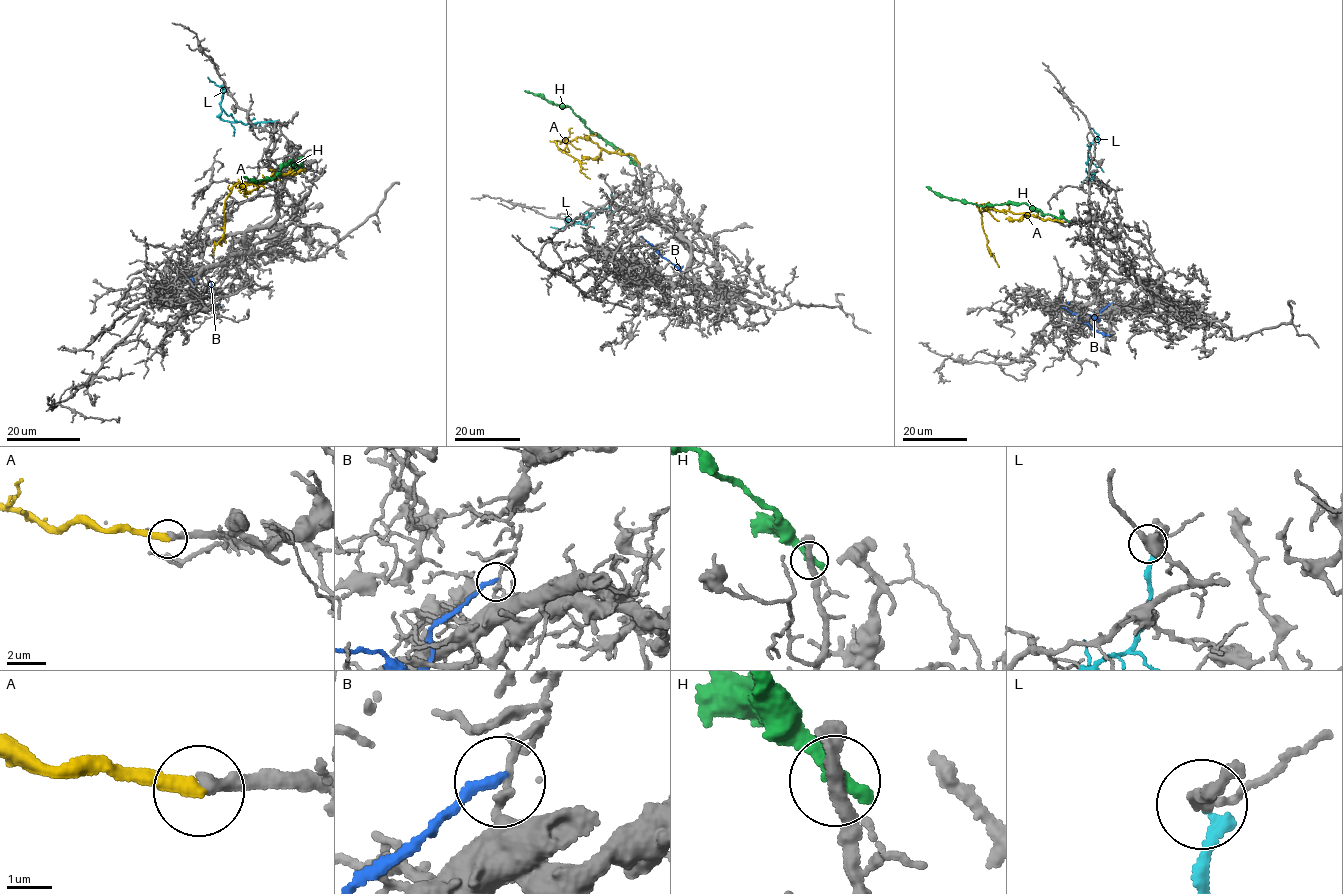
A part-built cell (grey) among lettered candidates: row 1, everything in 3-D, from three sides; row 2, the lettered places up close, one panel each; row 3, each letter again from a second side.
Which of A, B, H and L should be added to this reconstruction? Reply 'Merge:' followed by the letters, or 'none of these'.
Merge: A

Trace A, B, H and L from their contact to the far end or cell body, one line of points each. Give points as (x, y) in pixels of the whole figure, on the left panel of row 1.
A: (303, 169), (259, 182), (233, 185), (225, 202), (223, 236), (214, 244), (213, 256)
B: (190, 275), (196, 296), (204, 289), (211, 292), (213, 304), (220, 304)
H: (300, 167), (292, 165), (290, 160), (281, 165), (274, 178), (256, 182), (243, 176)
L: (276, 120), (245, 124), (224, 121), (220, 117), (223, 85), (211, 82), (207, 77)

